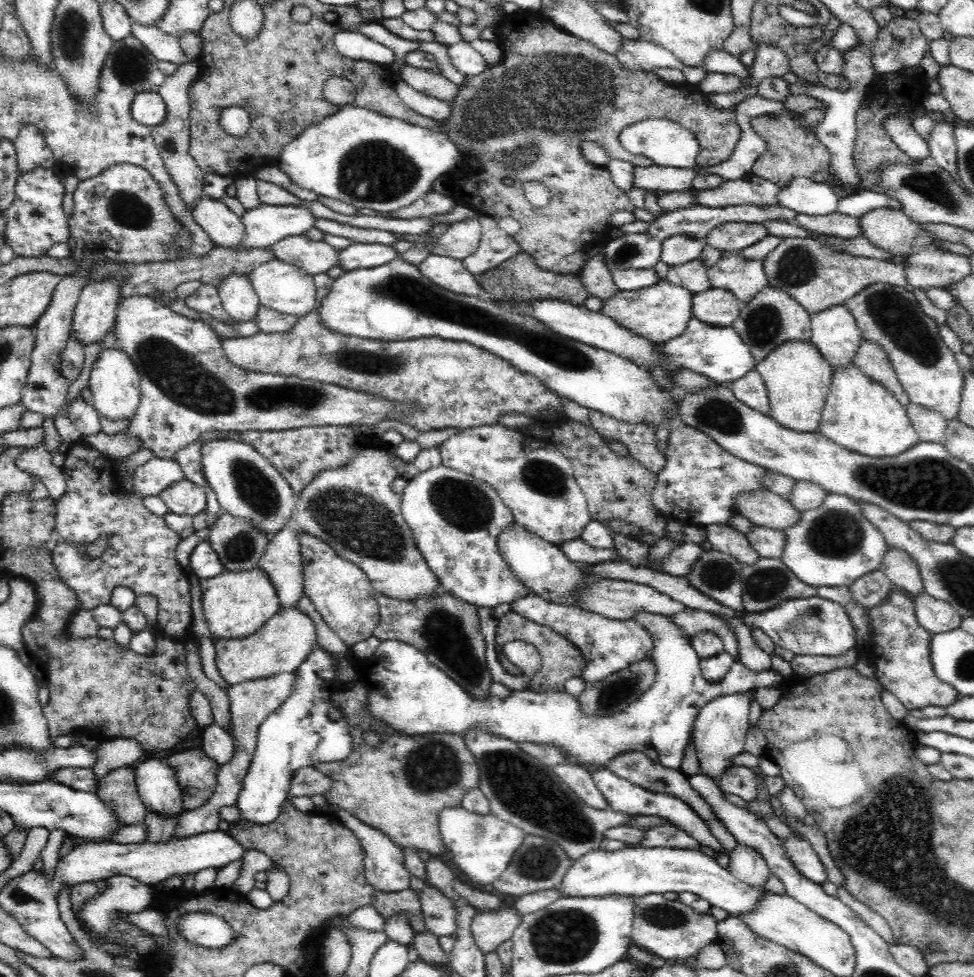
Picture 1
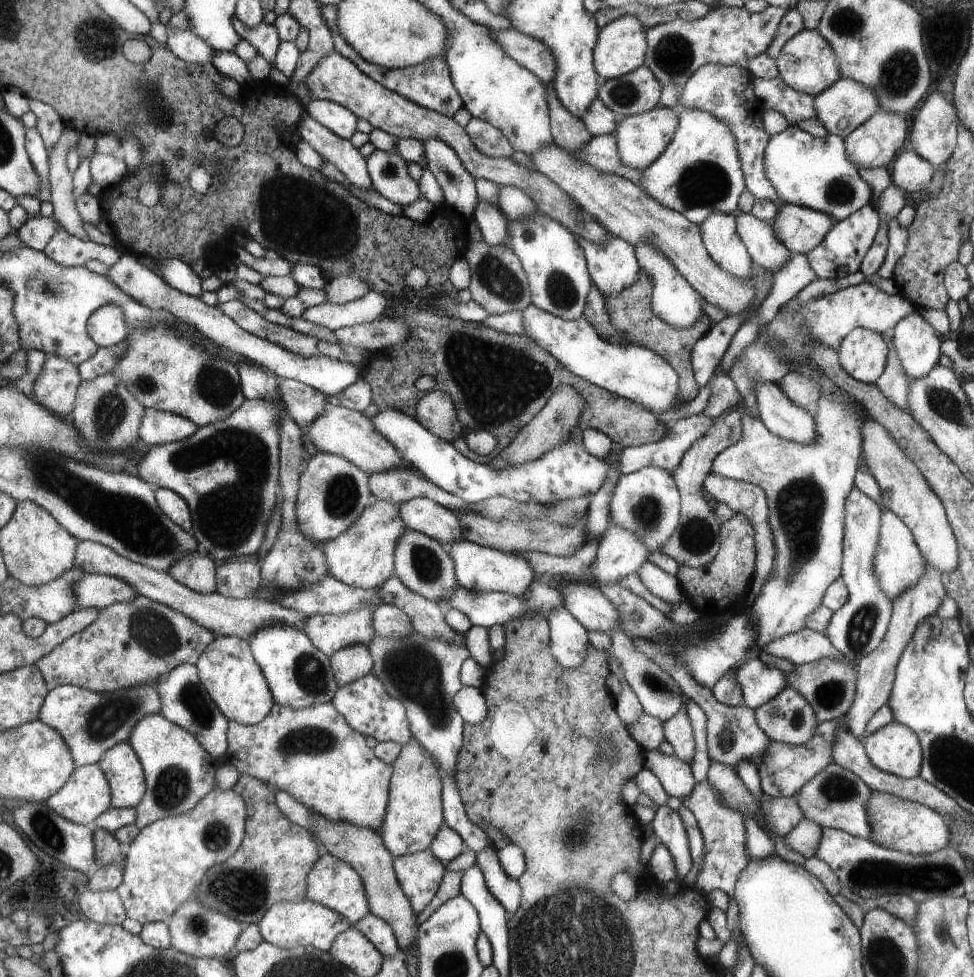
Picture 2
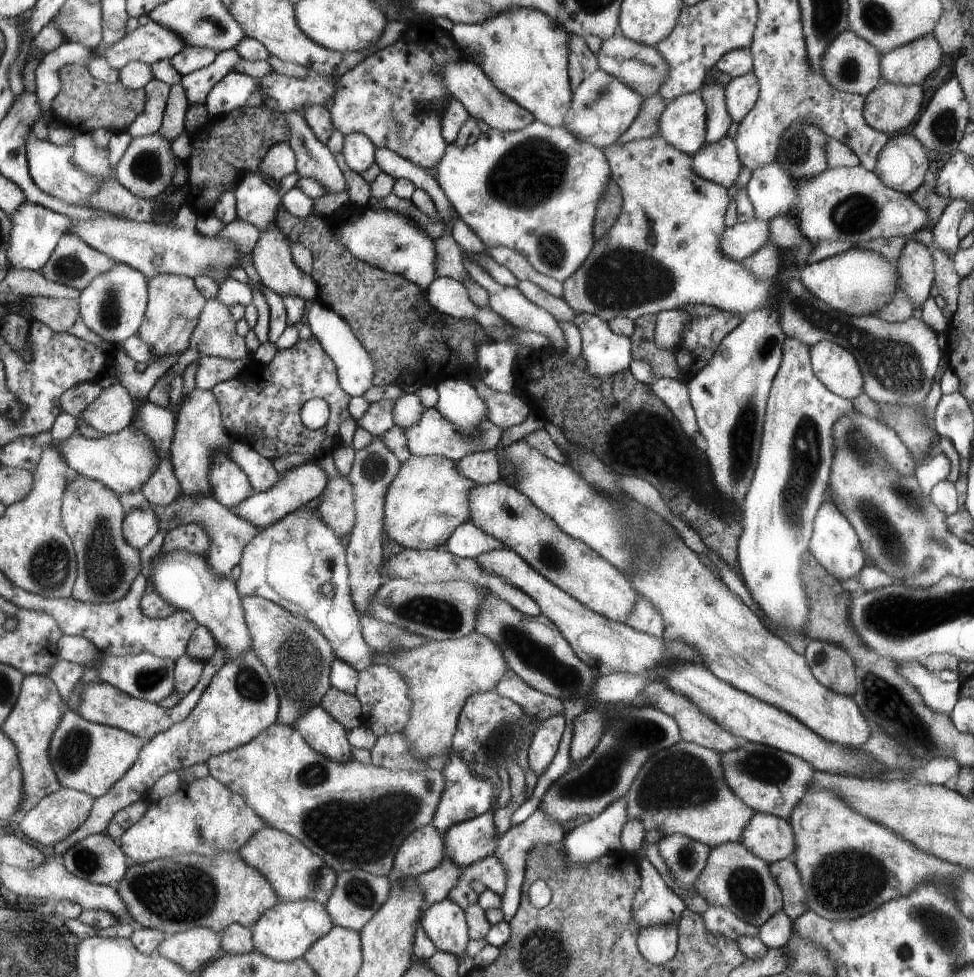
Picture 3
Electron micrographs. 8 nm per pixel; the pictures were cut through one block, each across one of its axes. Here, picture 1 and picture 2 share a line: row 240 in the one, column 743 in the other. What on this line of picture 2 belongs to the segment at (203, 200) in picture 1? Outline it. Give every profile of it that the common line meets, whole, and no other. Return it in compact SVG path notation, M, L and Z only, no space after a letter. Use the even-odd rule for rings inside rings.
M739 211L734 213L734 217L736 218L736 231L738 232L740 239L744 241L744 244L747 246L753 264L774 275L790 259L790 250L785 248L785 245L781 241L776 239L769 221L760 221L751 213Z

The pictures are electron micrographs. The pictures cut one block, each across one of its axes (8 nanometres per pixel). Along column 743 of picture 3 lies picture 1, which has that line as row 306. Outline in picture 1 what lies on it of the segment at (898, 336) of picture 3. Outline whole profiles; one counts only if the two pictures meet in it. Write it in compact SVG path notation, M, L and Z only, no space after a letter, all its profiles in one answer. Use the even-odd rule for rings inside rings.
M273 258L268 261L268 264L262 264L258 268L254 268L247 276L259 297L261 306L297 317L307 315L317 306L314 275L306 274L301 268L293 264Z

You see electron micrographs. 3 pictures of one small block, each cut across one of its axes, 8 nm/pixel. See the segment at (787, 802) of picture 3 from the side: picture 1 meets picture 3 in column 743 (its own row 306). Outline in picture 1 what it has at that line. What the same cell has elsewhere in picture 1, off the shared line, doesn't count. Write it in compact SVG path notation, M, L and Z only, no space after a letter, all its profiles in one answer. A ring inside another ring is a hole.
M766 285L748 303L741 304L739 316L732 324L744 343L750 348L756 363L774 352L782 343L807 343L812 336L811 316L788 293Z

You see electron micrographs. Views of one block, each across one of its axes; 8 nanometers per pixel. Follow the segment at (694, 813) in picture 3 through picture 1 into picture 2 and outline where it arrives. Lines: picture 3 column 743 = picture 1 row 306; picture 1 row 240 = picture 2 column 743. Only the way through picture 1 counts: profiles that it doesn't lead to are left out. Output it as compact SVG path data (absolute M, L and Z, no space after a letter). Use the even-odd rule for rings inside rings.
M710 762L706 770L706 781L720 796L725 807L737 811L742 818L753 817L759 828L769 835L778 837L787 835L804 818L804 813L801 812L800 806L793 796L777 798L761 793L758 797L752 797L731 765Z

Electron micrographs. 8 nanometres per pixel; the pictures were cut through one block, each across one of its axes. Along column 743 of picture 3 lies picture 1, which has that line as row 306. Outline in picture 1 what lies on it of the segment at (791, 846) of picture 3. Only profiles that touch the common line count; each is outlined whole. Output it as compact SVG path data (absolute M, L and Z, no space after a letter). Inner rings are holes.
M844 303L830 306L811 316L811 340L830 367L848 367L862 340L860 327Z

